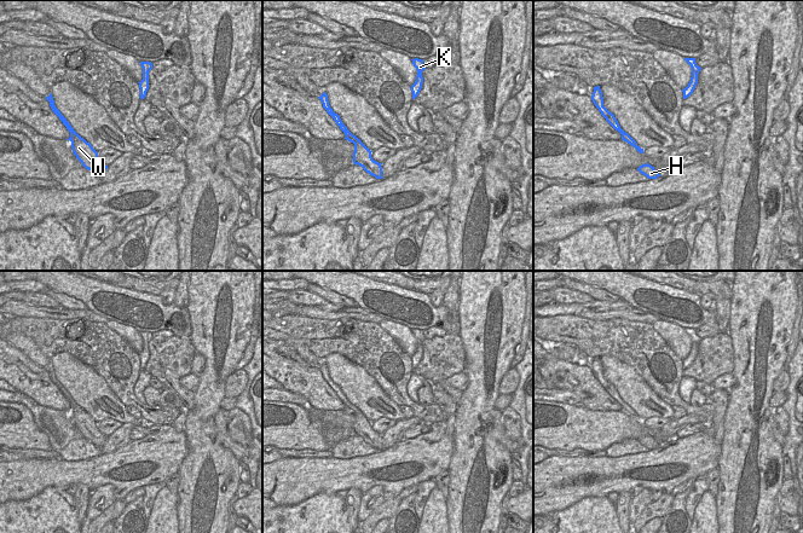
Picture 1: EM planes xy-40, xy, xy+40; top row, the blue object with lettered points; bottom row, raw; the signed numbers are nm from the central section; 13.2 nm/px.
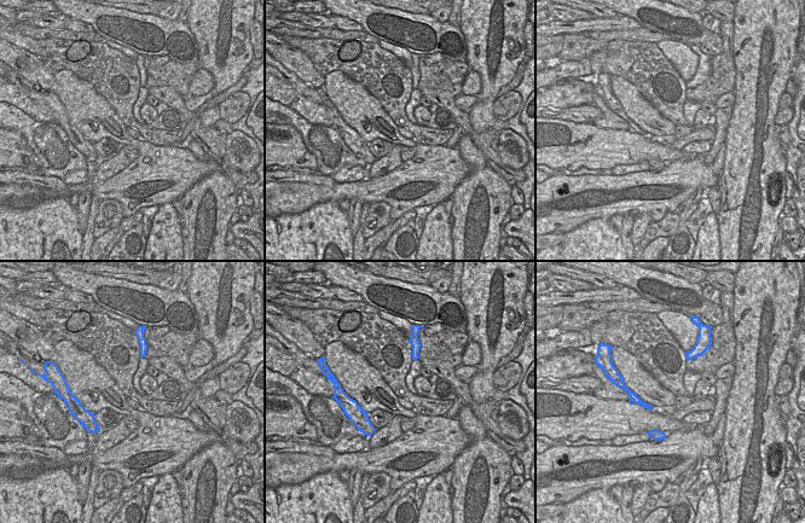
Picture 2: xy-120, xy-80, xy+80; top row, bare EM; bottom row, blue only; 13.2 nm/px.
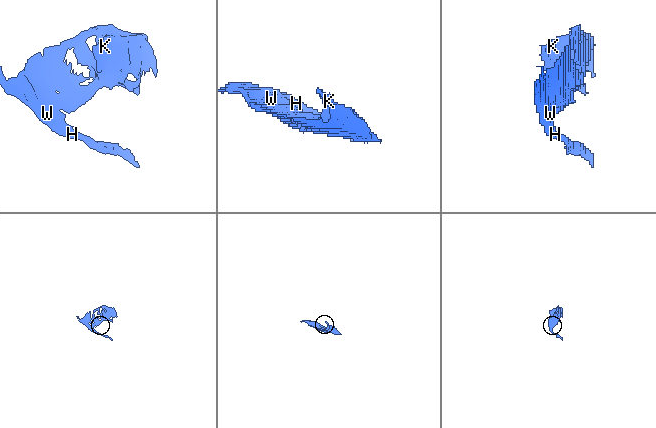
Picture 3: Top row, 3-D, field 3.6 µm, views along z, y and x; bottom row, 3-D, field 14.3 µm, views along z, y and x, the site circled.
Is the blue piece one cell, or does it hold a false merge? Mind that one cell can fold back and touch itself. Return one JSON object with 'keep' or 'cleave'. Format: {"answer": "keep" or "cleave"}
{"answer": "cleave"}

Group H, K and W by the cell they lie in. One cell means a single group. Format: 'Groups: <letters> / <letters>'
Groups: H W / K.

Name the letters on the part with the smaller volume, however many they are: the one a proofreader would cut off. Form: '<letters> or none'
H, W

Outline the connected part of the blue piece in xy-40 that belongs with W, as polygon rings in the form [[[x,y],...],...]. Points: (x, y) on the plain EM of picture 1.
[[[57,386],[67,400],[70,402],[70,409],[67,411],[71,412],[73,423],[76,429],[82,434],[82,436],[91,441],[93,445],[102,447],[108,436],[103,435],[98,429],[98,423],[92,418],[89,413],[87,413],[83,409],[81,409],[67,389],[63,389],[62,386]]]

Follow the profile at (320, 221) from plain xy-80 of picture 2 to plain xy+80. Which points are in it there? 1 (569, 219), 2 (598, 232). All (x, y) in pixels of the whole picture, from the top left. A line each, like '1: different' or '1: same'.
1: different
2: same

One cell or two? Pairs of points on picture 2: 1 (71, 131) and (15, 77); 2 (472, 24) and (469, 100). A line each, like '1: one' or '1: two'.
1: one
2: two

